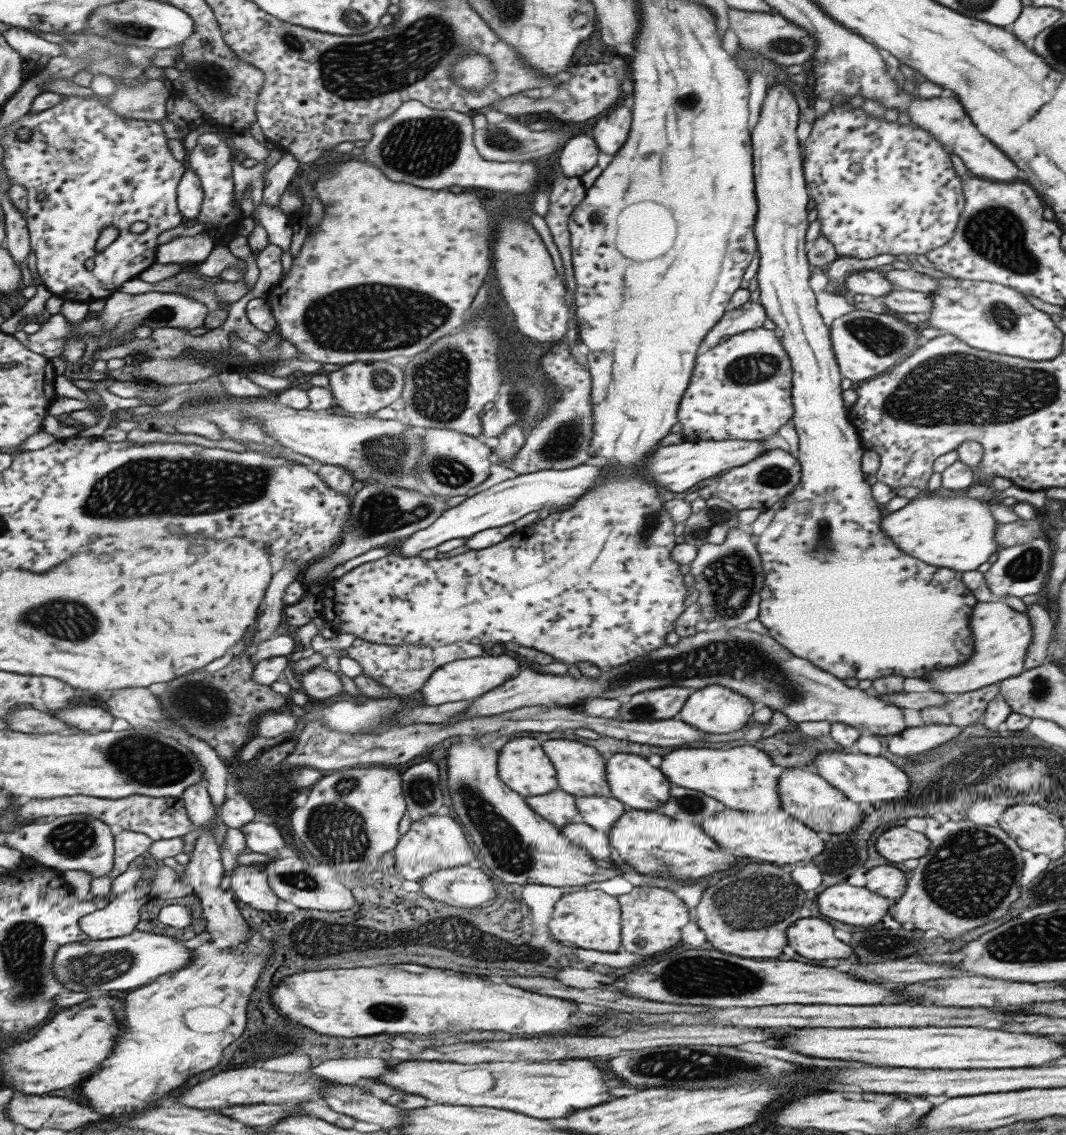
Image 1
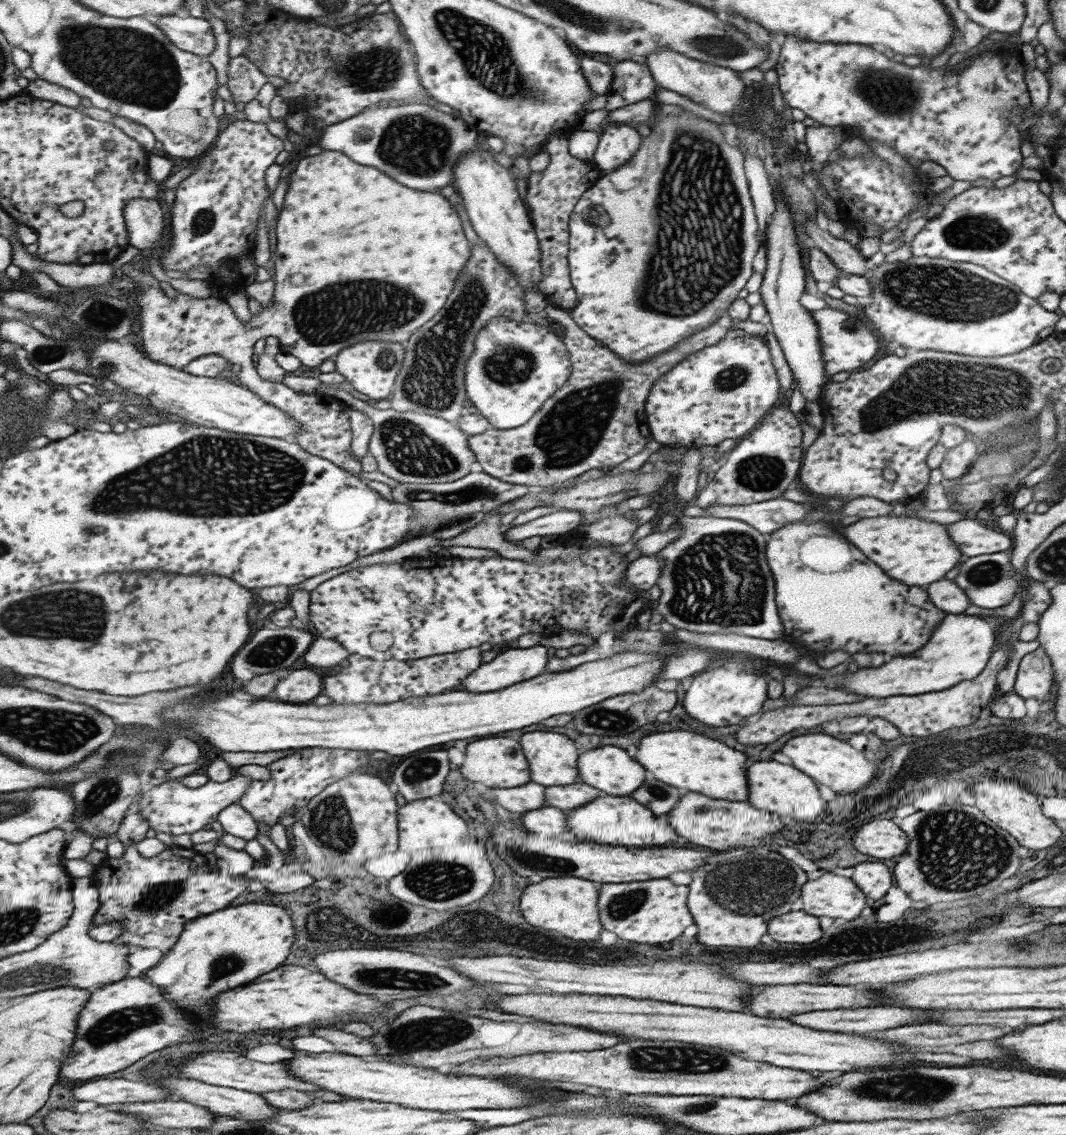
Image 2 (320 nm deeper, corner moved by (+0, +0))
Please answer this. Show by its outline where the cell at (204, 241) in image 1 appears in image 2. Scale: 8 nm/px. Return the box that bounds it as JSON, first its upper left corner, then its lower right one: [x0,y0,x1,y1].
[125,198,165,250]

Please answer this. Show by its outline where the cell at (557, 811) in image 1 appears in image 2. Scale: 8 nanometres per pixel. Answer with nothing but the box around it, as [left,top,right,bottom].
[483,782,545,812]

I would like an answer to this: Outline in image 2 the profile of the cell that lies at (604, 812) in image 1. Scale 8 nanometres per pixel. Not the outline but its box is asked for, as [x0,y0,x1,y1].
[545,783,604,812]

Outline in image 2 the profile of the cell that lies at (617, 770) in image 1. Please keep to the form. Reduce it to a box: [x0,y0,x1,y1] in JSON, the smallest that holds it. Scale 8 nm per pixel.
[577,746,645,798]

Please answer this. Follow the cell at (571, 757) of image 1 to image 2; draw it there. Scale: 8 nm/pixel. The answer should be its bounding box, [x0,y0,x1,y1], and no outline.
[519,732,580,786]

